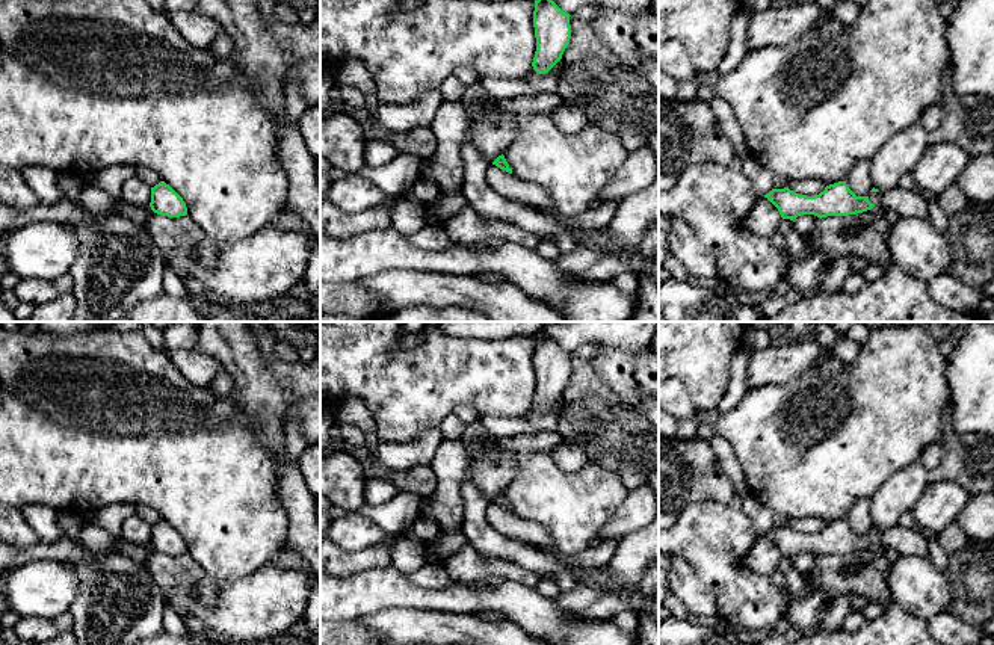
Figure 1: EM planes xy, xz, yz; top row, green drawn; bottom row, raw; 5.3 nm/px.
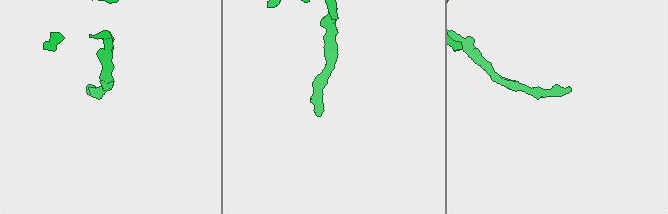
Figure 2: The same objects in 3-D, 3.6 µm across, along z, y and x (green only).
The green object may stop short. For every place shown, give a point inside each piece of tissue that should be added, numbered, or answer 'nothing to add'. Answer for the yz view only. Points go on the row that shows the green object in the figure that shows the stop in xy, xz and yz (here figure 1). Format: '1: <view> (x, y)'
1: yz (905, 203)

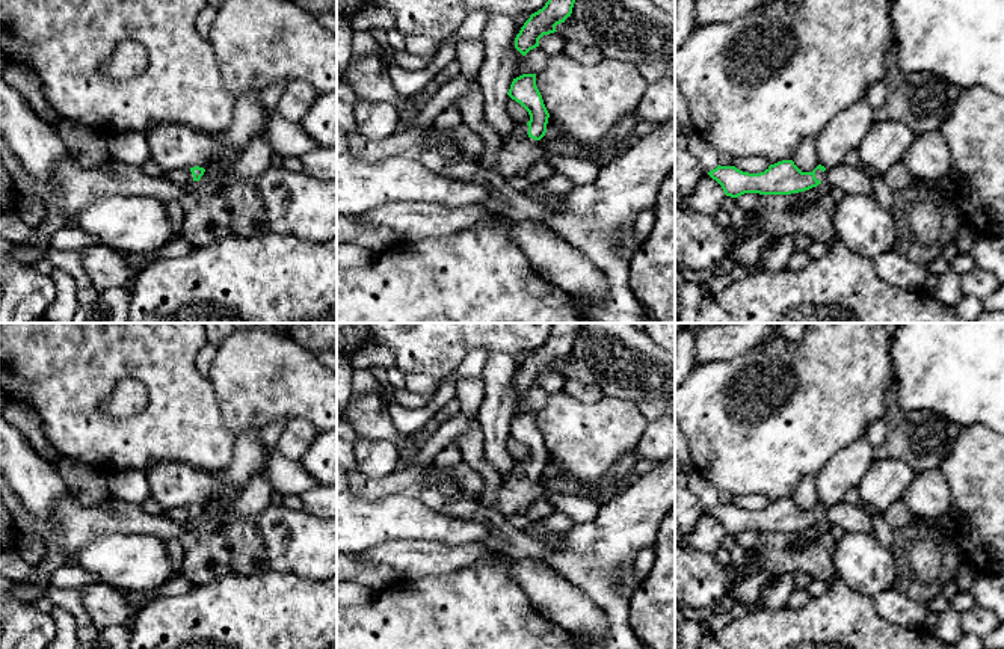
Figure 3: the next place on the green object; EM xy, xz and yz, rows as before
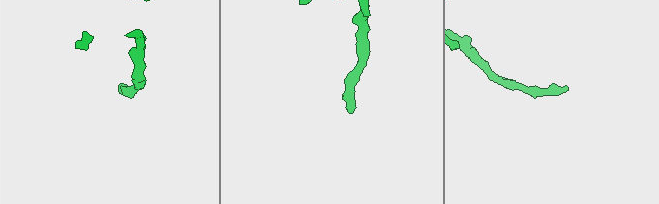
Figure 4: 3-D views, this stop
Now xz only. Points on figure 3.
1: xz (518, 153)

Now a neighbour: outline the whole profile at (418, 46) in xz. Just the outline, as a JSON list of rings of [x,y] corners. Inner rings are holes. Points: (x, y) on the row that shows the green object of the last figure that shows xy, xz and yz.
[[[408,36],[405,38],[405,51],[414,56],[427,56],[438,53],[447,41],[436,41],[424,36]]]

